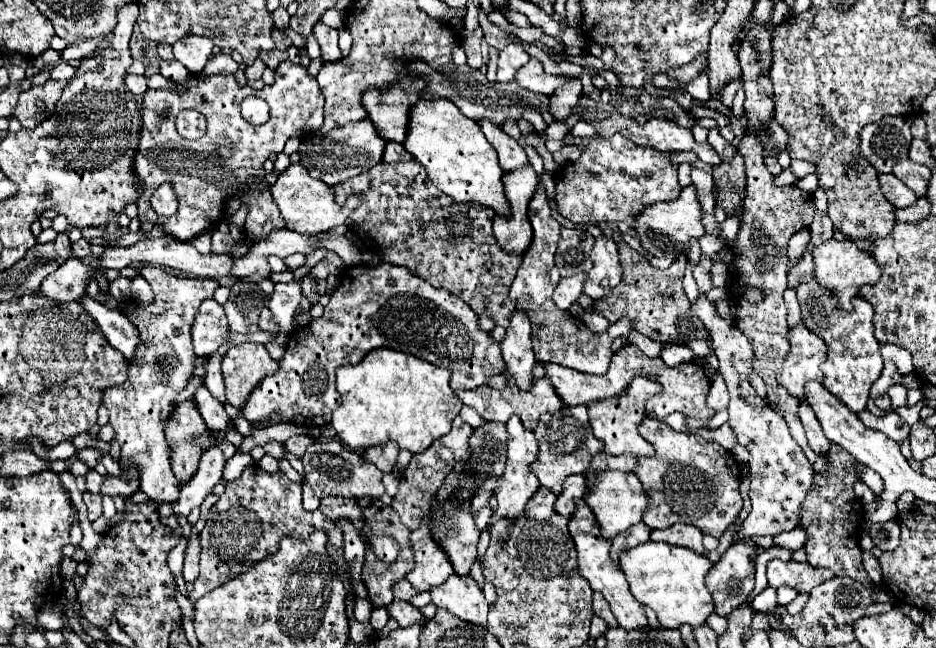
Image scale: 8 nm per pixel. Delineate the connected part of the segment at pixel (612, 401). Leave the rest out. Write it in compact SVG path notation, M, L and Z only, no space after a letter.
M635 378L621 396L587 404L589 406L589 424L593 428L595 438L599 438L605 444L607 454L613 454L613 456L625 454L625 452L635 454L635 456L653 454L653 446L645 438L641 438L641 434L637 432L637 424L645 418L645 400L659 392L661 392L661 384L657 384L655 380Z

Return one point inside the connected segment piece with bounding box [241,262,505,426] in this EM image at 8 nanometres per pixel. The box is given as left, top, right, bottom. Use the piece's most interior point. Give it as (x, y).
(383, 306)

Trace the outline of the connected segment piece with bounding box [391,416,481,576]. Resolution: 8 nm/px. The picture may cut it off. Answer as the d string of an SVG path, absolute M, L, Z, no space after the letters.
M457 416L453 420L451 432L447 436L433 442L425 452L413 456L411 464L403 472L403 478L399 482L399 492L391 504L391 508L401 516L401 522L405 526L409 526L411 530L415 530L419 526L421 518L431 520L431 524L429 524L431 536L433 536L433 540L437 540L437 544L441 544L441 548L445 548L445 554L449 556L449 560L455 568L455 574L459 574L459 576L469 574L469 568L473 566L473 562L477 558L477 540L479 540L481 530L475 526L475 520L471 514L471 498L475 496L473 488L477 488L477 482L467 472L461 474L461 482L459 482L457 496L455 496L459 500L459 504L453 504L451 500L439 500L437 492L439 492L441 484L445 482L445 476L449 476L449 472L453 472L453 466L457 462L469 460L471 432L473 432L473 428Z

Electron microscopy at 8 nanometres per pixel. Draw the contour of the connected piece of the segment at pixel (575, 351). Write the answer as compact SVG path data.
M537 188L535 196L529 202L529 222L533 226L533 244L529 244L529 248L523 254L523 264L517 270L517 276L511 284L511 298L517 302L517 310L525 312L531 320L531 340L533 340L535 356L537 360L553 362L565 368L573 368L577 372L605 374L609 368L609 360L613 356L611 342L617 336L627 338L627 334L633 330L629 324L629 318L615 322L603 334L593 334L579 318L571 316L569 312L559 310L555 302L551 300L551 294L561 278L553 262L561 224L551 216L549 198L543 188Z

